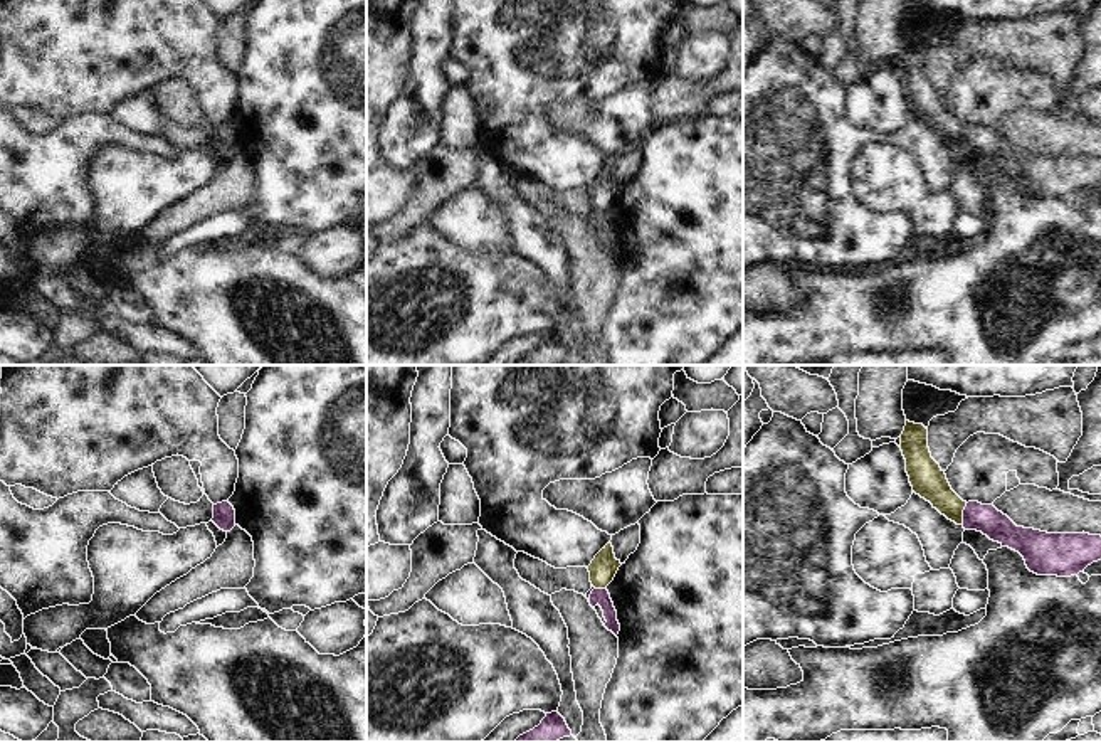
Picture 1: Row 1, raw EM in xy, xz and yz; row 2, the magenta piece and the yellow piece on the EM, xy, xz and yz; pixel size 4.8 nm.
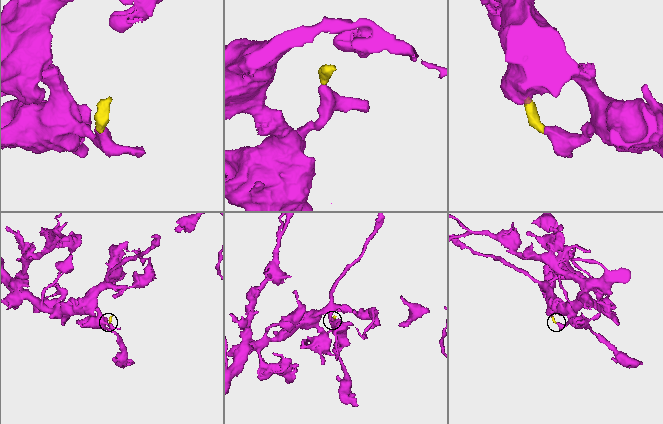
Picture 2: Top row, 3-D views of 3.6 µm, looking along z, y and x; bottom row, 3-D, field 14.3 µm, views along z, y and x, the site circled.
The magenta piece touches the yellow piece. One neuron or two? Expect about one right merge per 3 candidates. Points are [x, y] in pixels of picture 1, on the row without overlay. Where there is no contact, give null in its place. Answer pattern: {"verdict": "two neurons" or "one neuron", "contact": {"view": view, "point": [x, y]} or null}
{"verdict": "two neurons", "contact": {"view": "yz", "point": [964, 137]}}

